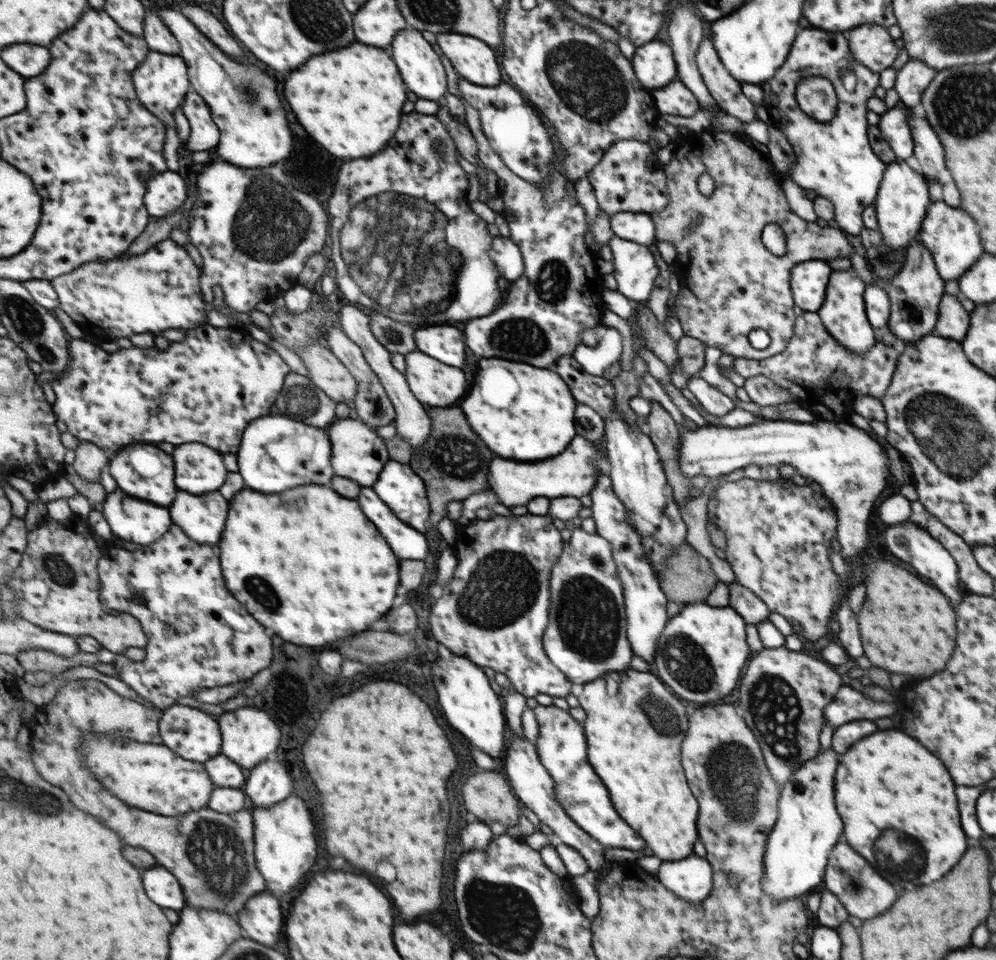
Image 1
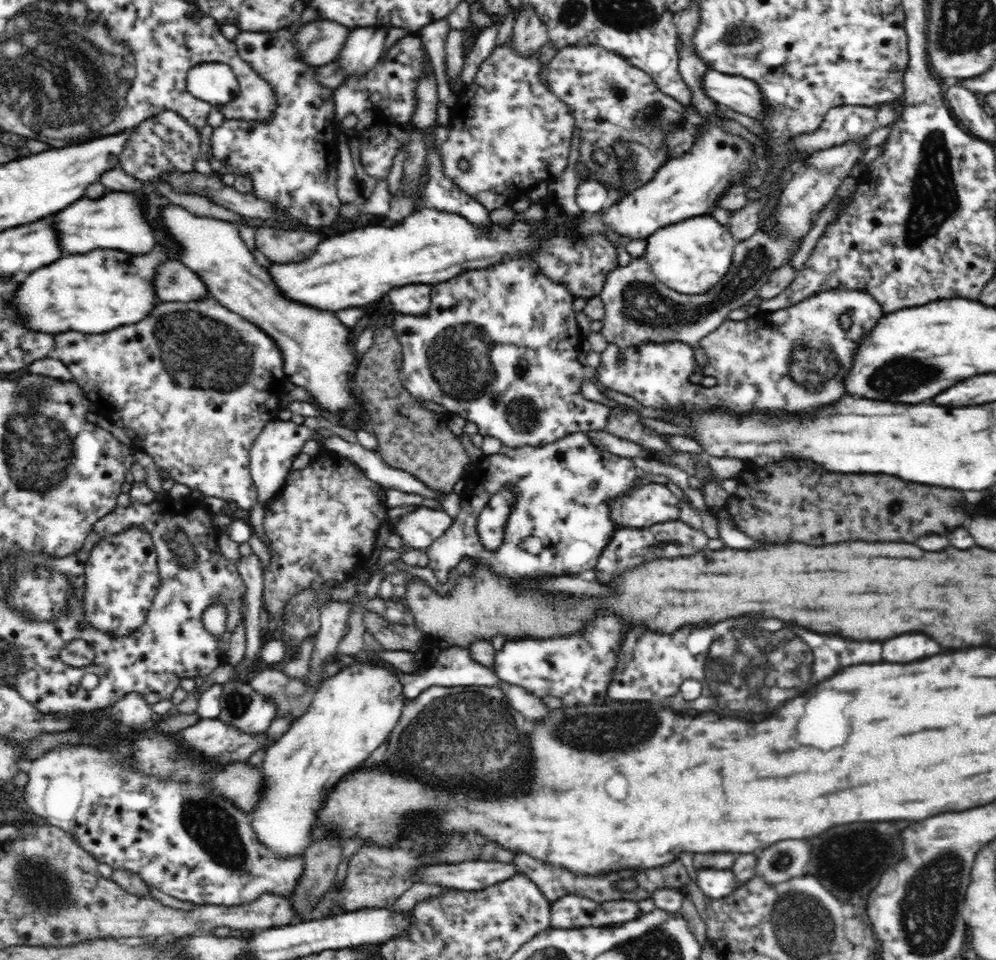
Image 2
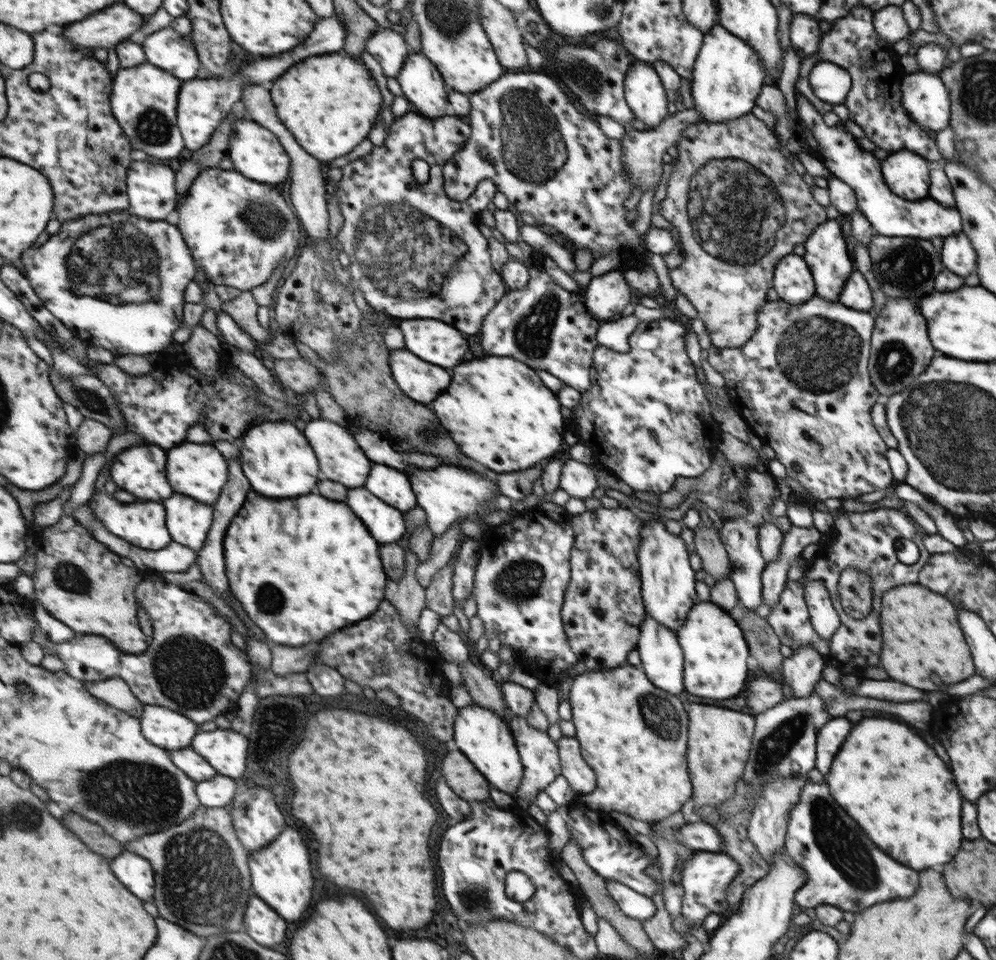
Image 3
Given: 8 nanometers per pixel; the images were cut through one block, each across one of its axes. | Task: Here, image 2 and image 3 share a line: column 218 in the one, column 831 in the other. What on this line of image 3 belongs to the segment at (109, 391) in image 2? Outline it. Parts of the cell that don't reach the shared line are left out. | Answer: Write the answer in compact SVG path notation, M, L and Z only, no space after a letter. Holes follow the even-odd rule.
M813 296L807 304L789 306L781 300L757 310L759 328L743 348L709 348L707 362L725 378L725 392L735 416L745 420L765 446L775 452L775 460L785 466L787 478L799 482L811 498L859 498L883 490L891 484L889 462L883 454L883 438L873 424L871 410L879 400L869 378L869 350L875 316L831 304Z

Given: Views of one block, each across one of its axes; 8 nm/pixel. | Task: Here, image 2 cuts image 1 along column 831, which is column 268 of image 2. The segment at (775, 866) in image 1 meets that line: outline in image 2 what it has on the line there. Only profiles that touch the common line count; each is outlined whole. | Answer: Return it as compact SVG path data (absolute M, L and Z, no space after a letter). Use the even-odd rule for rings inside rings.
M362 660L344 662L342 670L330 680L326 680L322 688L318 688L312 706L306 710L304 716L294 720L292 728L278 742L274 742L274 746L266 752L266 760L262 764L268 776L266 782L268 788L262 798L264 802L258 804L258 810L250 816L250 820L252 820L252 830L258 834L260 842L268 846L270 852L274 852L276 856L290 856L290 858L304 856L306 848L312 842L310 838L312 834L310 824L314 824L312 812L320 806L326 792L344 774L348 774L352 768L368 760L370 754L374 754L386 742L386 738L390 736L390 732L394 730L394 726L402 716L406 700L408 698L404 696L404 686L398 674L394 674L386 666L374 666L368 662L364 664Z

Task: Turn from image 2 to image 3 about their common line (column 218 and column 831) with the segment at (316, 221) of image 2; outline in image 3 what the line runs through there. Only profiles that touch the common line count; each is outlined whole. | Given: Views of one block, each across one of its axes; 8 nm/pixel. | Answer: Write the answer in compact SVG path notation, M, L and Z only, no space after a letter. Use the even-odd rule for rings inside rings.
M795 94L795 102L797 102L797 118L801 124L805 124L811 132L811 136L815 138L815 142L821 146L821 154L817 154L815 158L825 164L825 168L829 170L829 174L833 178L843 180L857 198L857 210L861 210L865 214L865 218L869 222L873 222L873 230L875 234L887 236L887 238L919 238L919 240L933 240L933 238L947 238L953 234L961 232L963 226L963 218L959 214L959 210L953 206L943 206L933 198L925 198L925 200L905 200L899 198L893 190L889 190L887 184L883 184L881 180L881 162L873 158L873 152L865 152L861 150L853 136L843 128L843 124L839 122L837 126L827 126L823 122L823 114L815 110L815 106L811 106L811 102L801 96Z

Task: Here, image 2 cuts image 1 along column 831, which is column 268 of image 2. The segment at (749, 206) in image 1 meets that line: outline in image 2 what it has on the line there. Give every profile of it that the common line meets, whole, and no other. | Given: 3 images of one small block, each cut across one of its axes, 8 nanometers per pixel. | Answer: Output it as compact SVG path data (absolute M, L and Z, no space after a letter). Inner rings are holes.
M258 228L254 242L258 250L274 264L288 264L302 262L304 256L316 252L316 246L322 240L316 234L306 234L306 230L288 232L282 228Z

